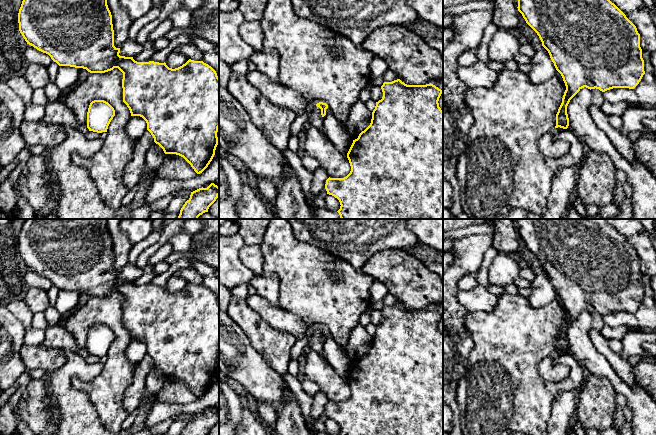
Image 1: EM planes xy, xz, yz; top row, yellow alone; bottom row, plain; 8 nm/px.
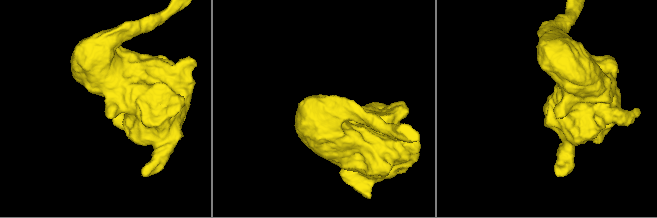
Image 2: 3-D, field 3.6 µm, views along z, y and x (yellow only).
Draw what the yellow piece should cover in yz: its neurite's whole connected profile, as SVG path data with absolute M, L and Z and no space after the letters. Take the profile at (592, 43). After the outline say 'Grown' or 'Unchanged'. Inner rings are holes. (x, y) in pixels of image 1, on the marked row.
M518 0L517 8L526 23L539 36L542 46L548 51L566 86L556 114L555 128L568 128L567 106L582 88L596 88L602 92L613 88L634 89L645 74L640 34L636 26L610 0Z. Unchanged

